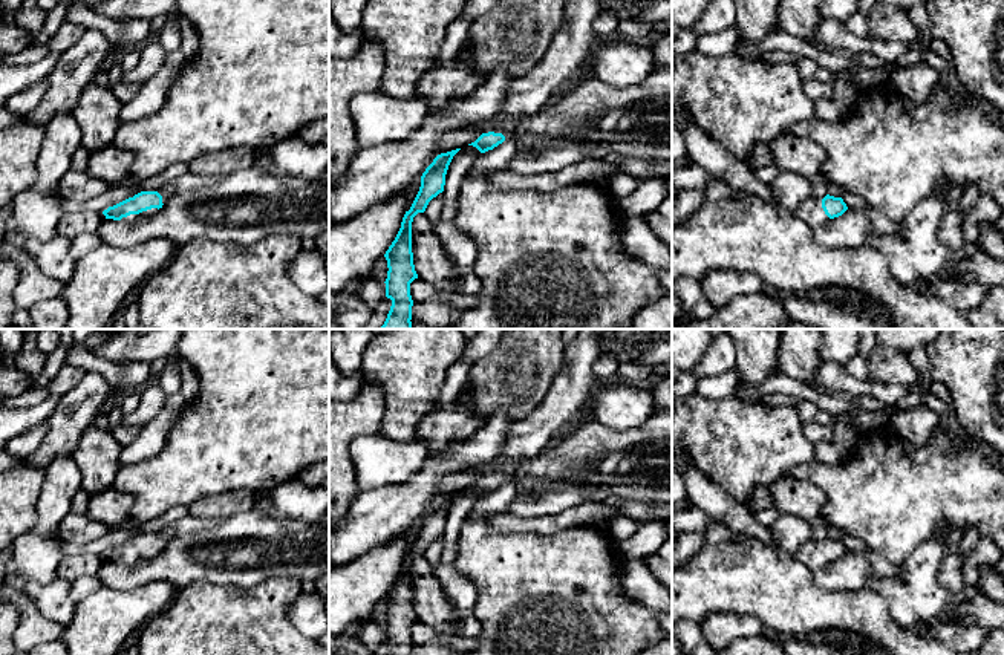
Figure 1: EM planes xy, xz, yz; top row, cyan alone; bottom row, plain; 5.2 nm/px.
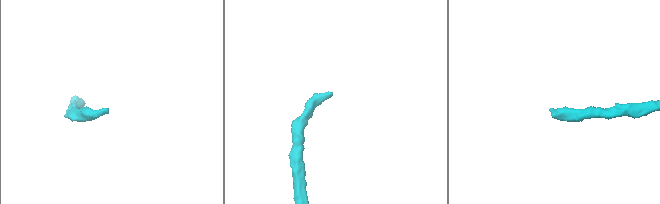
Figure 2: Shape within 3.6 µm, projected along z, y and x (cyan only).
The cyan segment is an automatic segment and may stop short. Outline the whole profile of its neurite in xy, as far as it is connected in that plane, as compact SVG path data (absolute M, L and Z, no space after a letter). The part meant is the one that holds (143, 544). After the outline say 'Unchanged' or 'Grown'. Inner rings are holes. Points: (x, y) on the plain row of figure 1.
M141 534L133 540L109 549L103 557L106 562L135 566L156 557L165 545L167 540L162 540L158 534Z. Grown

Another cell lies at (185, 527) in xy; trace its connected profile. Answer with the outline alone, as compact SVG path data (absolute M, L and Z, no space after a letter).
M187 514L185 517L176 520L170 526L173 530L173 539L182 539L182 537L190 537L199 530L219 526L220 523L223 523L223 520L225 519L204 520L196 516Z

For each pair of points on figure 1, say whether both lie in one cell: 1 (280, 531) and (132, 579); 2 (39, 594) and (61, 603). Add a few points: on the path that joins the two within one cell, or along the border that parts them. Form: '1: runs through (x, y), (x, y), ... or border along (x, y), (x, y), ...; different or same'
1: runs through (244, 551), (204, 556), (169, 565); same
2: runs through (45, 597), (55, 603); same

